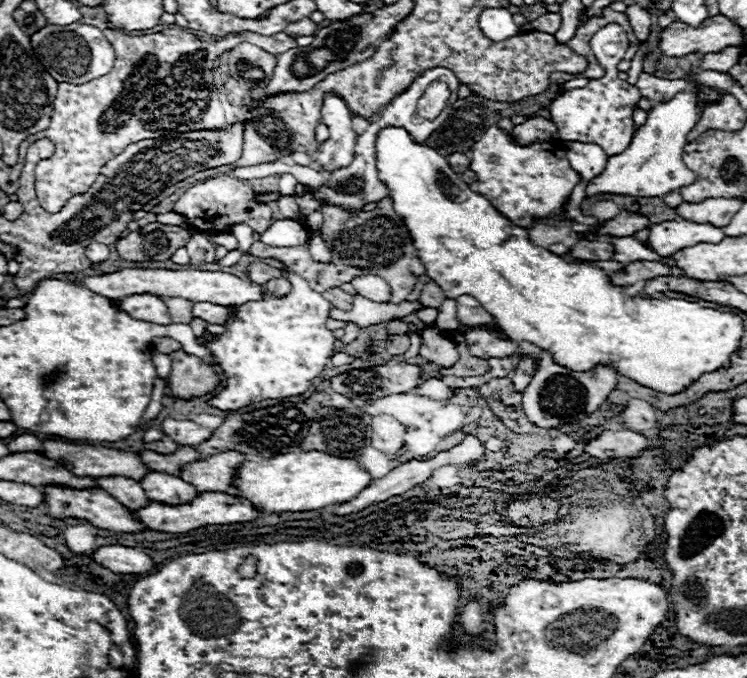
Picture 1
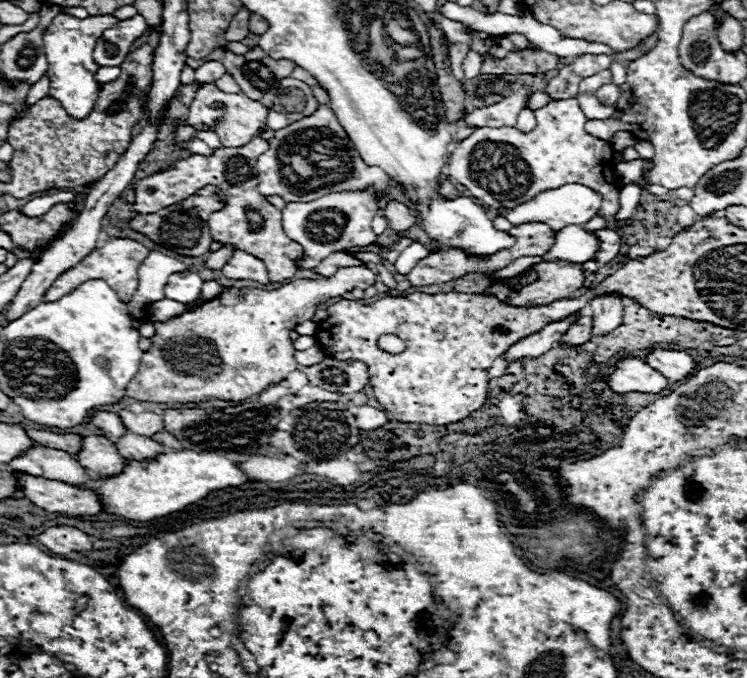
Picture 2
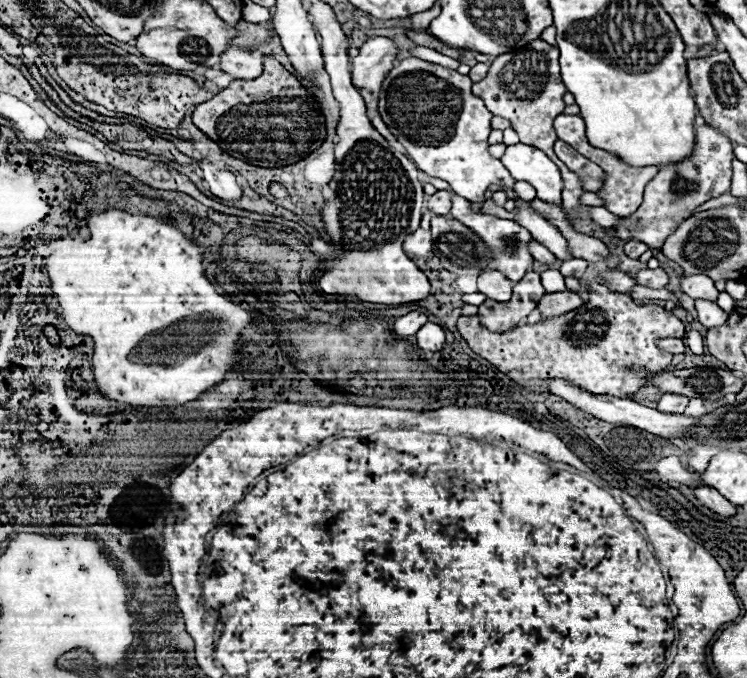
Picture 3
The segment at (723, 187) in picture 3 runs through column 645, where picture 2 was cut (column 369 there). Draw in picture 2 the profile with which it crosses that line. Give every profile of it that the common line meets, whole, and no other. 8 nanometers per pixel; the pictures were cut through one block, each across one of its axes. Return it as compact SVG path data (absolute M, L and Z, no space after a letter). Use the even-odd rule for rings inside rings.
M334 192L312 202L290 202L282 210L282 226L288 238L296 240L304 246L304 258L300 260L300 268L314 268L324 260L324 256L332 252L340 252L348 246L368 246L376 242L376 234L372 232L372 218L378 212L378 204L372 192ZM334 214L334 218L326 218Z

